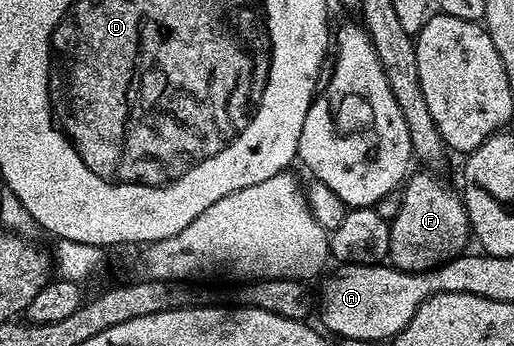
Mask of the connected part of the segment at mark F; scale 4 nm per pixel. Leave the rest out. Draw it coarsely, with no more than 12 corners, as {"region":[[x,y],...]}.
{"region":[[436,174],[403,183],[388,258],[432,270],[470,242],[463,197]]}

